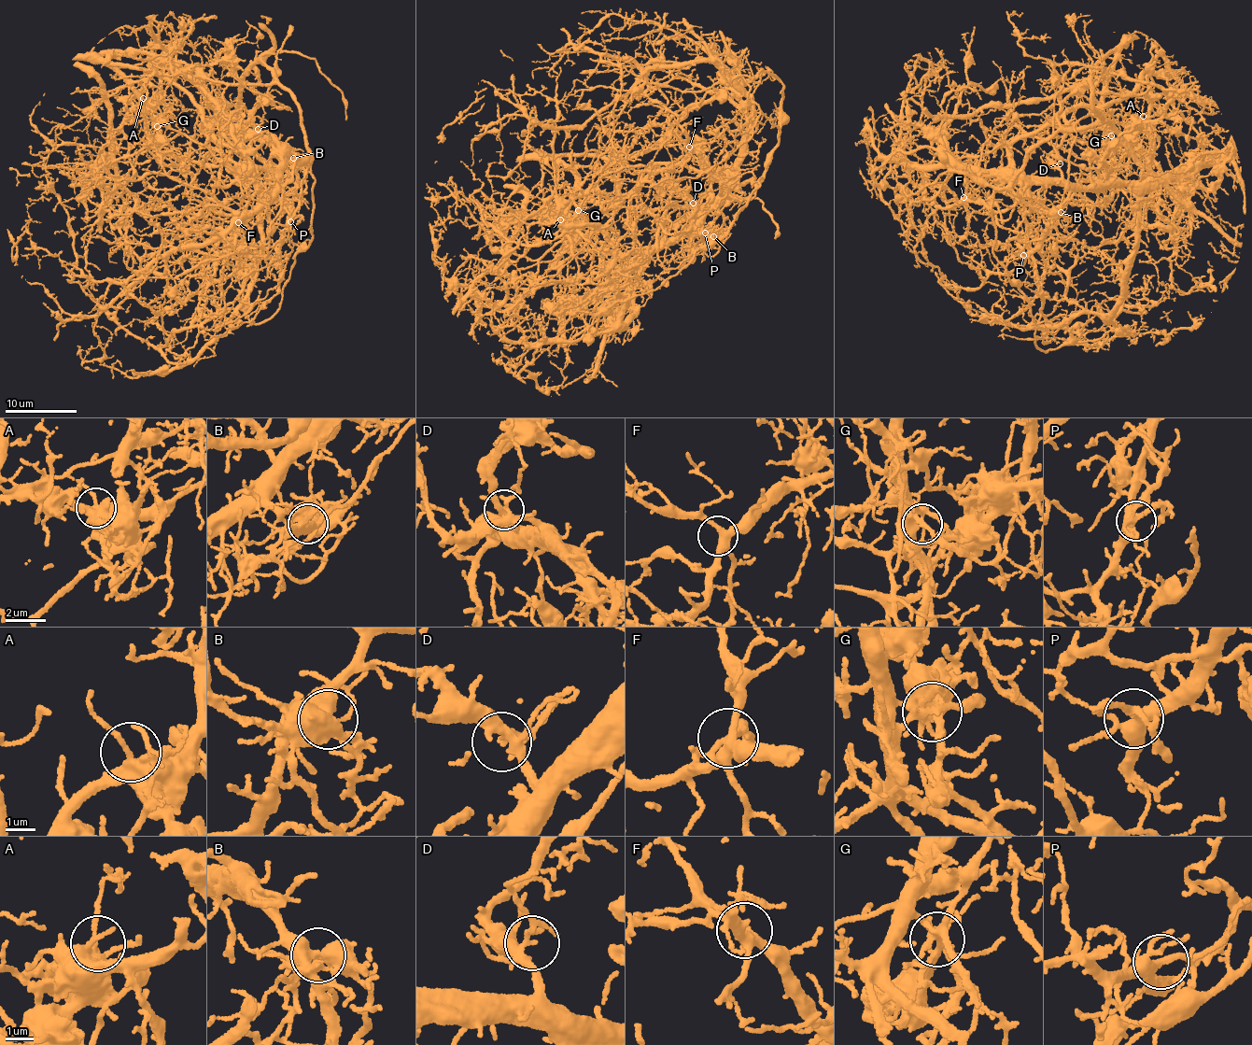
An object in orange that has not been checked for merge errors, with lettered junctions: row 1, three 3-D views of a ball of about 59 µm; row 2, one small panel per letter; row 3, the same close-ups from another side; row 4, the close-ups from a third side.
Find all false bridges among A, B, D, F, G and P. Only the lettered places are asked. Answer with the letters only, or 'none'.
B, G

